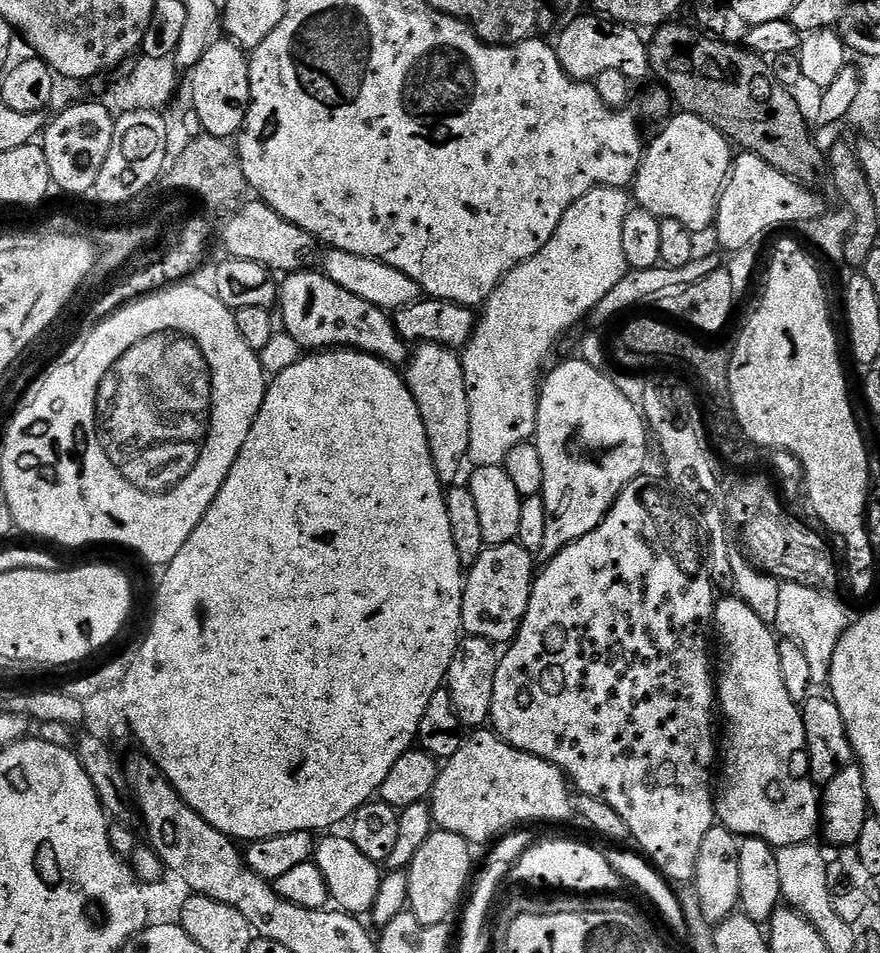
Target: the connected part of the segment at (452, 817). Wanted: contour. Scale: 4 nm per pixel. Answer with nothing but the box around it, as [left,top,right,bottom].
[430,730,574,846]

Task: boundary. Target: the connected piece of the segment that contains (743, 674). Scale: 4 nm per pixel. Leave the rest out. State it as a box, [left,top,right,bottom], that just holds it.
[714,594,818,848]

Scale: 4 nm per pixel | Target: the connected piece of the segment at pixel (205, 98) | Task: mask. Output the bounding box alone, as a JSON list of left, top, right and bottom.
[190,38,252,138]

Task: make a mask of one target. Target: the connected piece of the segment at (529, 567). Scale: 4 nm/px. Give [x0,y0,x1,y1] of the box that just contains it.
[460,542,538,646]

